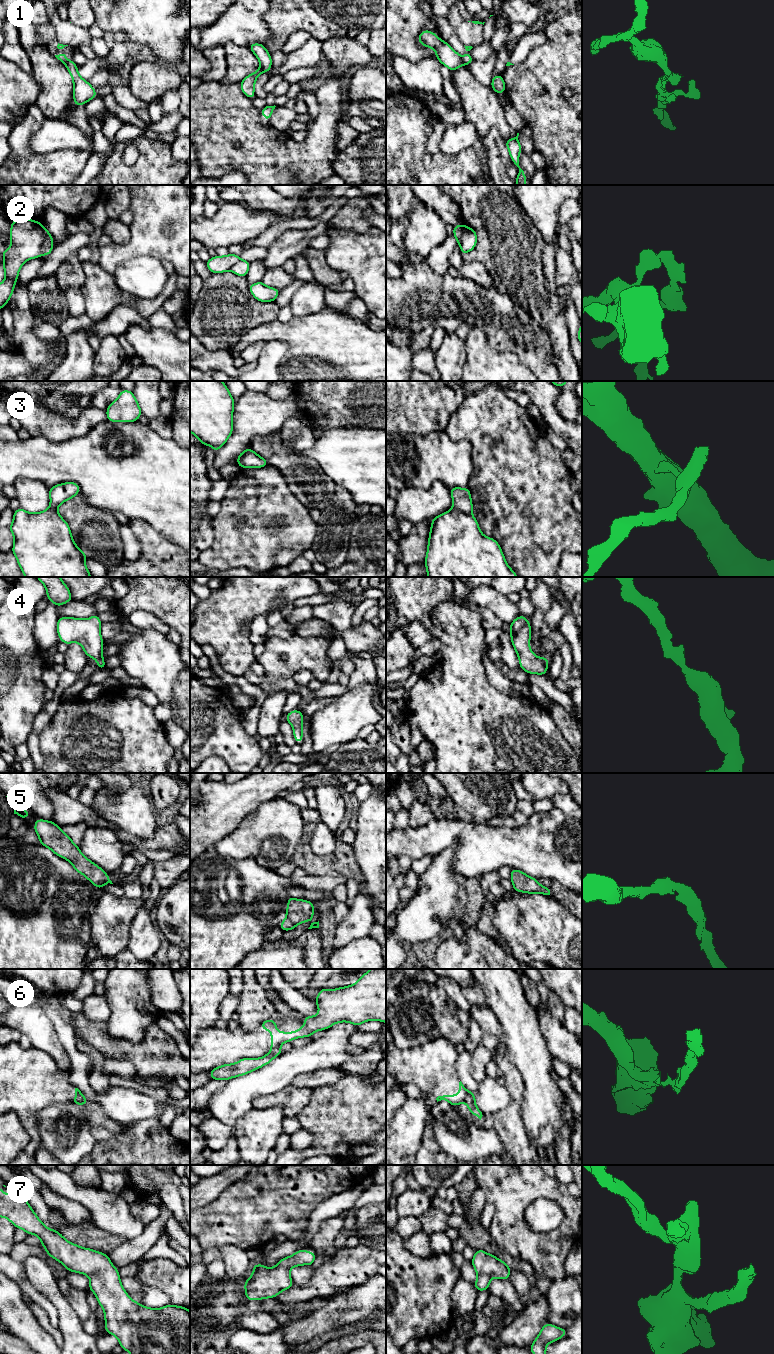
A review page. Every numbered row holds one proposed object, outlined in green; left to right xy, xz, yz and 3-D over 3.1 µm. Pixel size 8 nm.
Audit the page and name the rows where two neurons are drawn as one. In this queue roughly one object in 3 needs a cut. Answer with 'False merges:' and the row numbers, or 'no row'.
False merges: 1, 2, 3, 6

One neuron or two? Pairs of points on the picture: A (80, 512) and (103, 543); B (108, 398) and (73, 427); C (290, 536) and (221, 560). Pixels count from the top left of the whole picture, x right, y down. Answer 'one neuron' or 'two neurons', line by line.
A: one neuron
B: two neurons
C: one neuron

